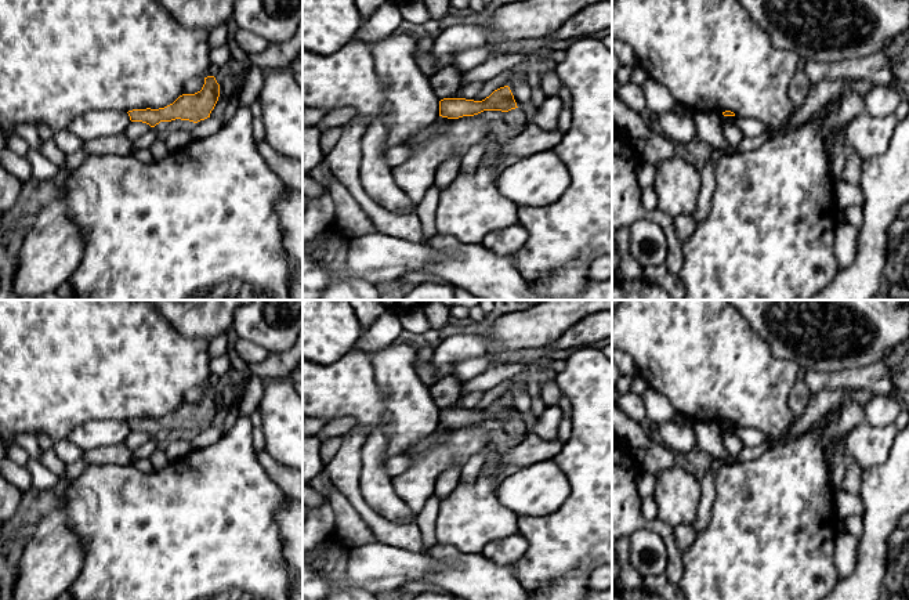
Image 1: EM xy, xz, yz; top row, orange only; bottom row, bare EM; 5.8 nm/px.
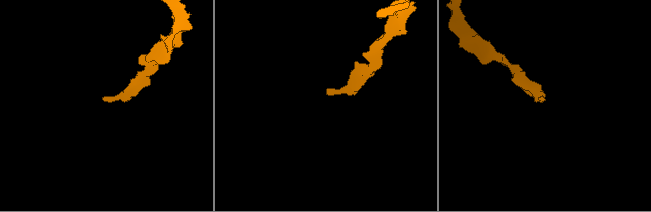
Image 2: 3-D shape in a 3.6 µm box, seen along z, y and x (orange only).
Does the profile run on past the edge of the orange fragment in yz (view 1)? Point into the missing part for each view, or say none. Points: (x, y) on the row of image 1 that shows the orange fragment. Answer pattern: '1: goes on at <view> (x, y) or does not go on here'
1: does not go on here

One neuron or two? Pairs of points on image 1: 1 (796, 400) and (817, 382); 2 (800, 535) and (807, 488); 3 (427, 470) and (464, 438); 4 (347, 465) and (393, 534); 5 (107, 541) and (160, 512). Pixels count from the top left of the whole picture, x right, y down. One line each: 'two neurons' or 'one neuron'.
1: two neurons
2: one neuron
3: one neuron
4: one neuron
5: one neuron

